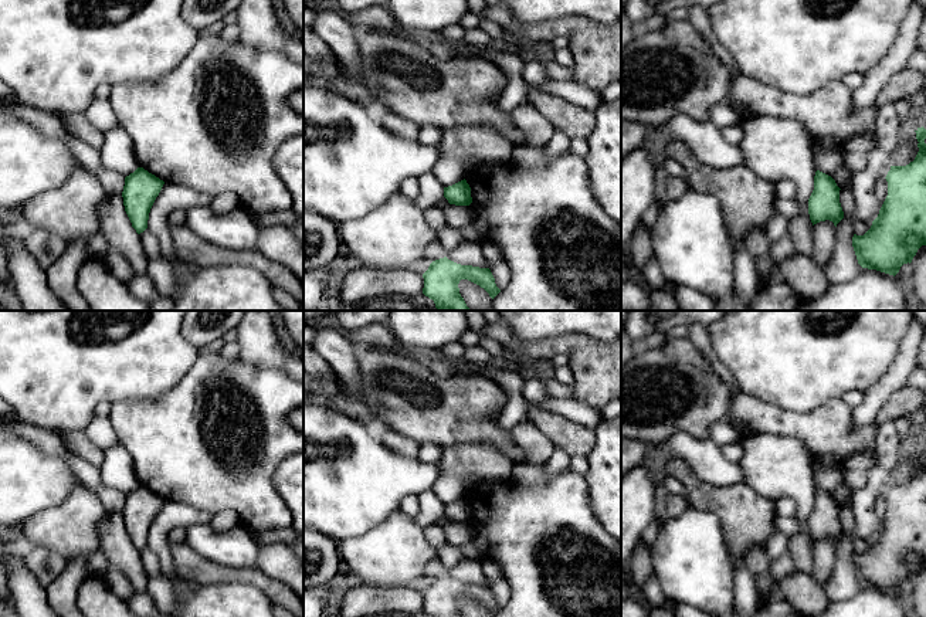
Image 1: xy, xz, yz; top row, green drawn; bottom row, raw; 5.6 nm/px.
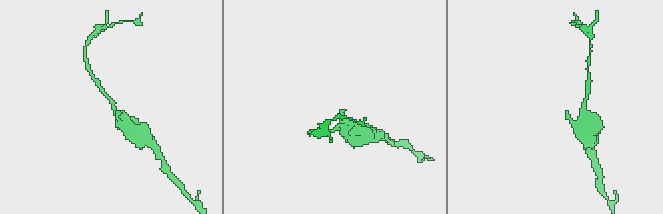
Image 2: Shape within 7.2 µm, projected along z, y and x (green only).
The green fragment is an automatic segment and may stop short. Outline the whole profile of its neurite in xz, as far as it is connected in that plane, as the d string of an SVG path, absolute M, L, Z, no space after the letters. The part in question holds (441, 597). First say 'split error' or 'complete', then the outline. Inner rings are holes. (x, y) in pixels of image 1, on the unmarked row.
complete; M447 574L433 579L423 596L423 611L430 617L464 617L458 606L461 597L479 603L492 617L501 610L489 586L461 583Z

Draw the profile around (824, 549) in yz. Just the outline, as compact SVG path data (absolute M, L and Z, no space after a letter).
M825 538L813 543L811 576L820 583L827 583L835 570L835 543Z

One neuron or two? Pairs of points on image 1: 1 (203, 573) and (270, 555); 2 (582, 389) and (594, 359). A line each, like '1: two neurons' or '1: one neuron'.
1: two neurons
2: one neuron

